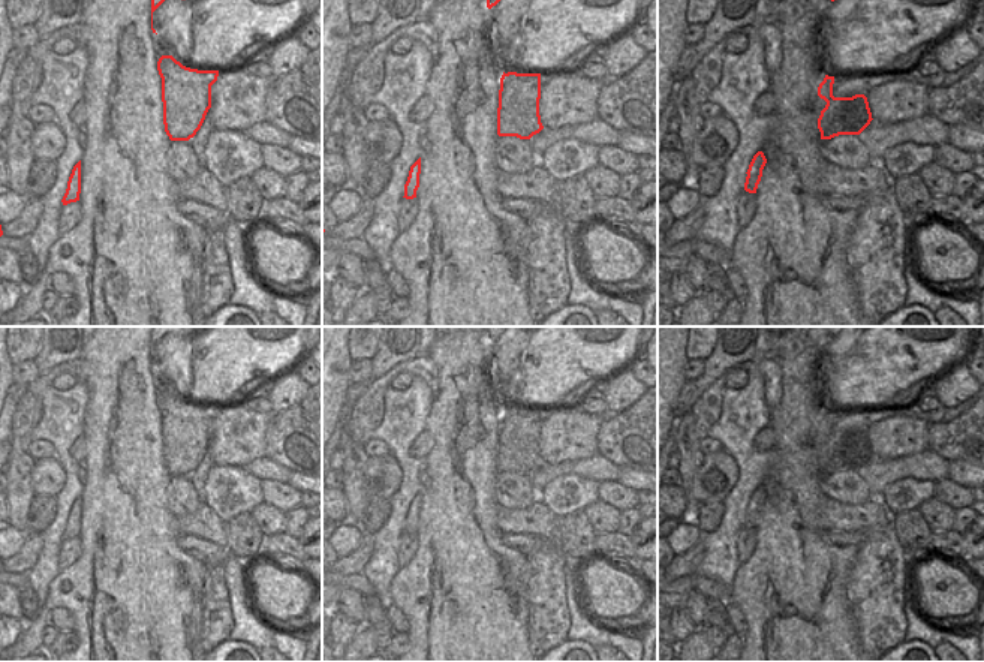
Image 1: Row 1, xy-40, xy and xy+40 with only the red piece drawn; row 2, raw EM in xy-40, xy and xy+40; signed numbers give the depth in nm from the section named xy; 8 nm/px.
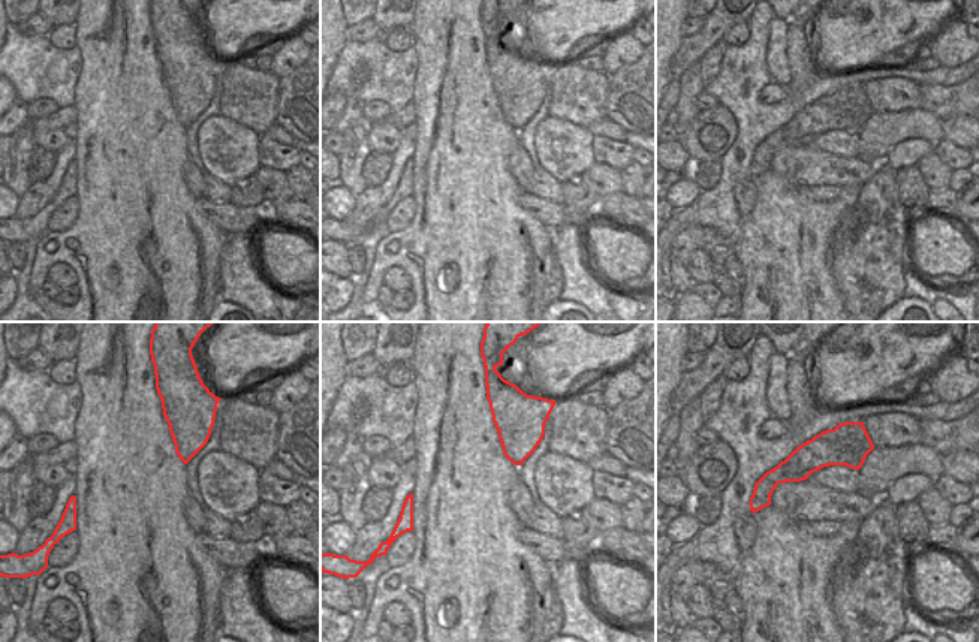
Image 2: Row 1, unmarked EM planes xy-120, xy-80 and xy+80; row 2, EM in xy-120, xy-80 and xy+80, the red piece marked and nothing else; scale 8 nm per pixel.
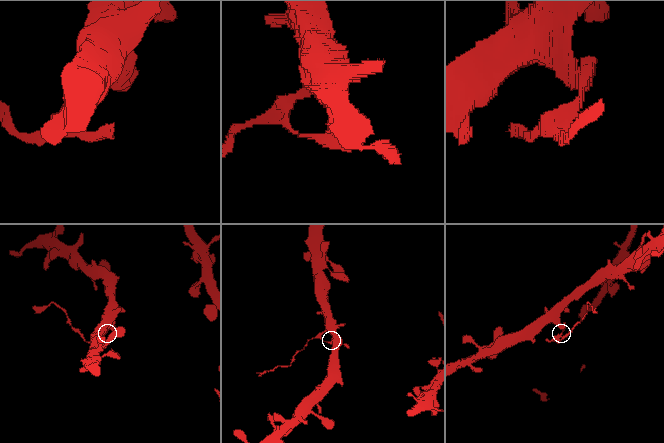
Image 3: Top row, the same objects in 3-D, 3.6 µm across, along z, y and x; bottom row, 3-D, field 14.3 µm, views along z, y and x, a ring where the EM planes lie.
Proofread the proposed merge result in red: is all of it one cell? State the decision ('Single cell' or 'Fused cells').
Fused cells.

